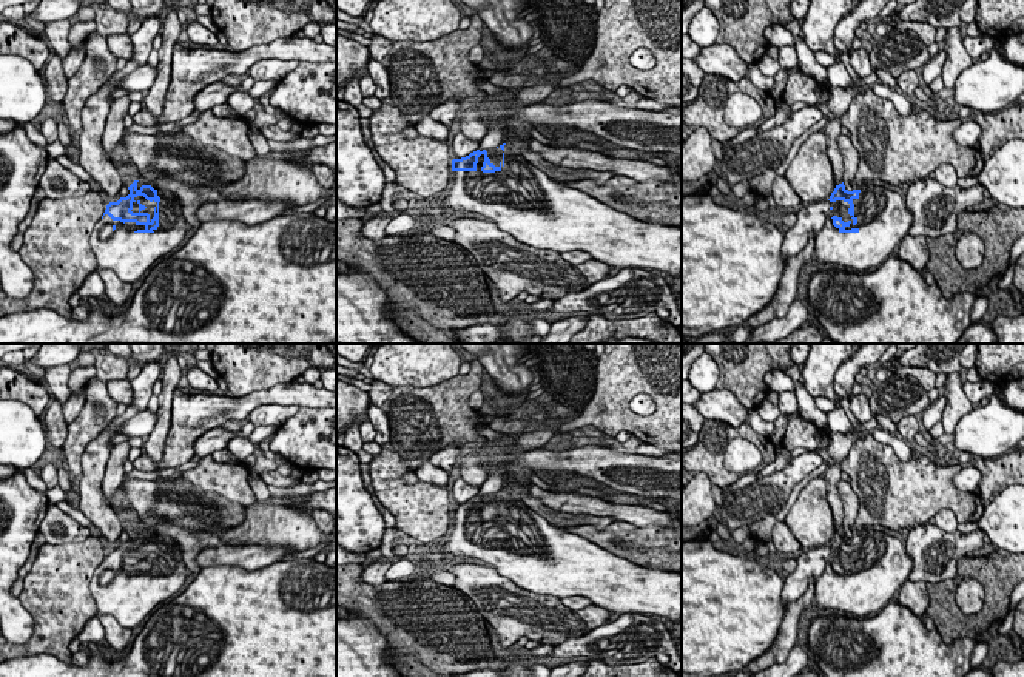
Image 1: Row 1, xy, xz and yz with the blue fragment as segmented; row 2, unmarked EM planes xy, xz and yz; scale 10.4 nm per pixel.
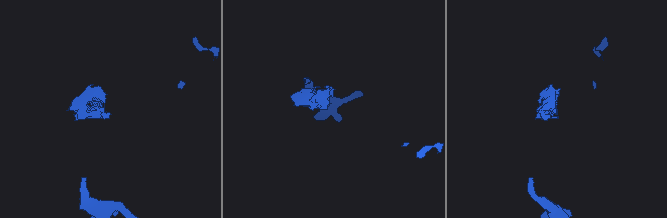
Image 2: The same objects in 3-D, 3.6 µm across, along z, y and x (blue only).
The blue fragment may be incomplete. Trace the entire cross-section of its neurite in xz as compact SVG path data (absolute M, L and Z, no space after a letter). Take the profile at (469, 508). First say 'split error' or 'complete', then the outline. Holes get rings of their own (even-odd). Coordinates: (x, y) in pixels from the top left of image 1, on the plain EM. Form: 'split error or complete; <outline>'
split error; M515 486L453 504L452 521L455 530L441 554L483 560L501 577L535 594L560 600L584 597L612 614L652 614L671 623L682 621L682 572L643 568L552 526L521 501L521 489Z

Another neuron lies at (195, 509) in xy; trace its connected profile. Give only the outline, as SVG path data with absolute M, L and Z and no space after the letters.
M180 472L162 484L125 480L122 490L142 523L151 527L168 520L188 530L216 534L239 526L245 518L245 506L194 487Z

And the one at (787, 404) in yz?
M794 390L779 393L777 407L782 415L799 413L799 404Z

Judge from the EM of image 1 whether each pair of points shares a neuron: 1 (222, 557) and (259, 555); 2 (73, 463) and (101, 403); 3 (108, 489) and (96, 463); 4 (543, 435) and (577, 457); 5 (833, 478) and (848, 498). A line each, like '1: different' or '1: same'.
1: same
2: same
3: different
4: different
5: different

